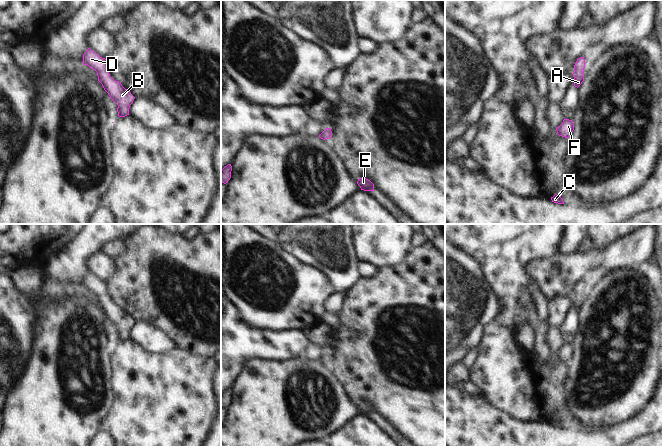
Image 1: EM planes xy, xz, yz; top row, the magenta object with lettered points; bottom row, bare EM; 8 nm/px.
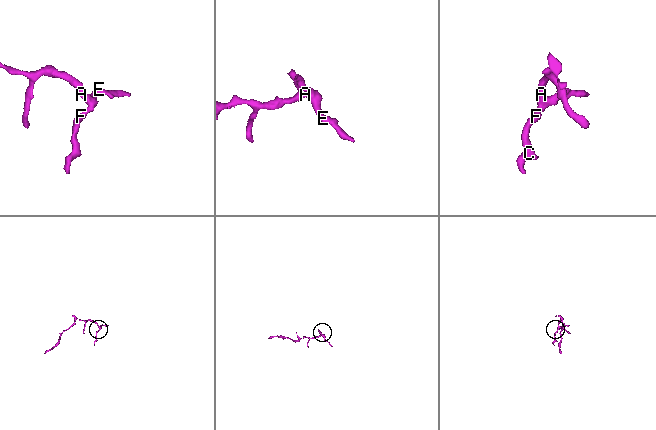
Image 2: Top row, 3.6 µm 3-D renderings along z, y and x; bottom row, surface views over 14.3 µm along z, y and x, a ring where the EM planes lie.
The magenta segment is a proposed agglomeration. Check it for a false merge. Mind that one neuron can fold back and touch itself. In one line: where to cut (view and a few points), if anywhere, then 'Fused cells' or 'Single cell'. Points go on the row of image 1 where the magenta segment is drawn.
No split. Single cell

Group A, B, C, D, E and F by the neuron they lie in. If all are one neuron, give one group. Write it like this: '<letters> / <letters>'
A B C D E F

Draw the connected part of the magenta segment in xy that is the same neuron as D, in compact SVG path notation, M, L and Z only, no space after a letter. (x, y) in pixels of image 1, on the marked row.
M88 48L83 54L83 64L97 72L98 81L102 84L110 98L118 105L118 116L125 117L129 115L129 108L135 97L122 86L121 82L115 81L110 76L107 71L107 60Z

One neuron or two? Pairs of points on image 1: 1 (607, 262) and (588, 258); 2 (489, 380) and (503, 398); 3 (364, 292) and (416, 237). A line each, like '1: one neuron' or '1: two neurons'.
1: one neuron
2: one neuron
3: two neurons

